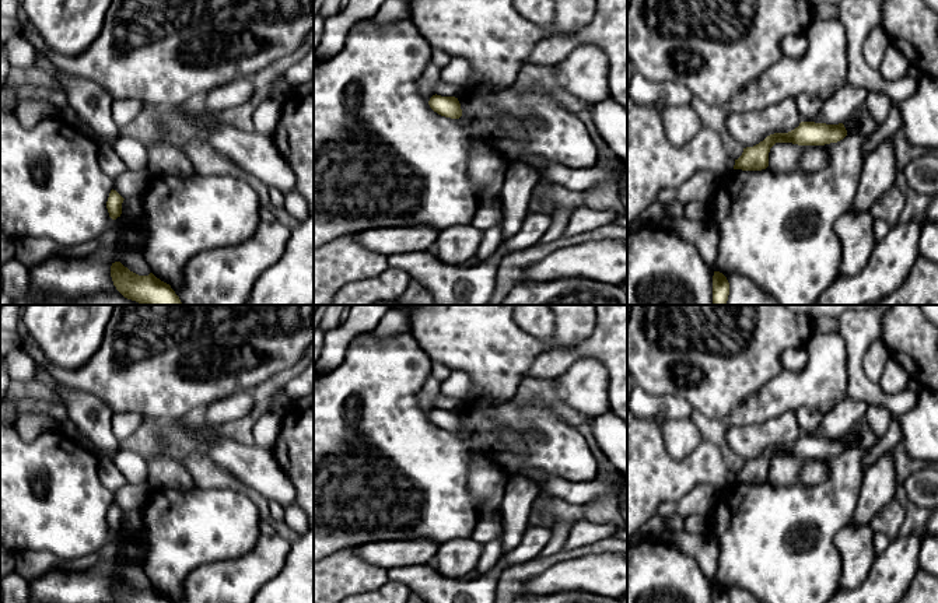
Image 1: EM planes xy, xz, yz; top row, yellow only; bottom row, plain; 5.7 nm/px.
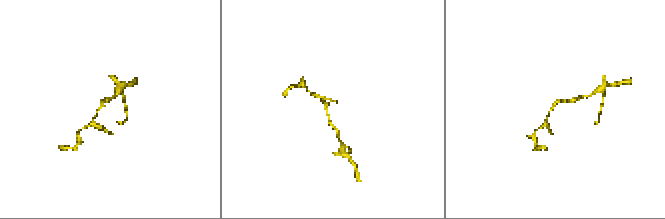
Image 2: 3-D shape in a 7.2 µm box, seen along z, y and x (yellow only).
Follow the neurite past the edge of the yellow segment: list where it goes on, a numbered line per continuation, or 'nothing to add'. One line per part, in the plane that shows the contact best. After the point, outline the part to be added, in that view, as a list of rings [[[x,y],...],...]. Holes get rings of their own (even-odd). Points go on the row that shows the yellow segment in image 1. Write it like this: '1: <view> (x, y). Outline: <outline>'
nothing to add

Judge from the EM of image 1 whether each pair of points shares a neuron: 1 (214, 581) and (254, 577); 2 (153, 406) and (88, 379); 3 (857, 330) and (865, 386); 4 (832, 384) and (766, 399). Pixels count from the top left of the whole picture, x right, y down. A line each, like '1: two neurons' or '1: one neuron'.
1: one neuron
2: one neuron
3: one neuron
4: one neuron

